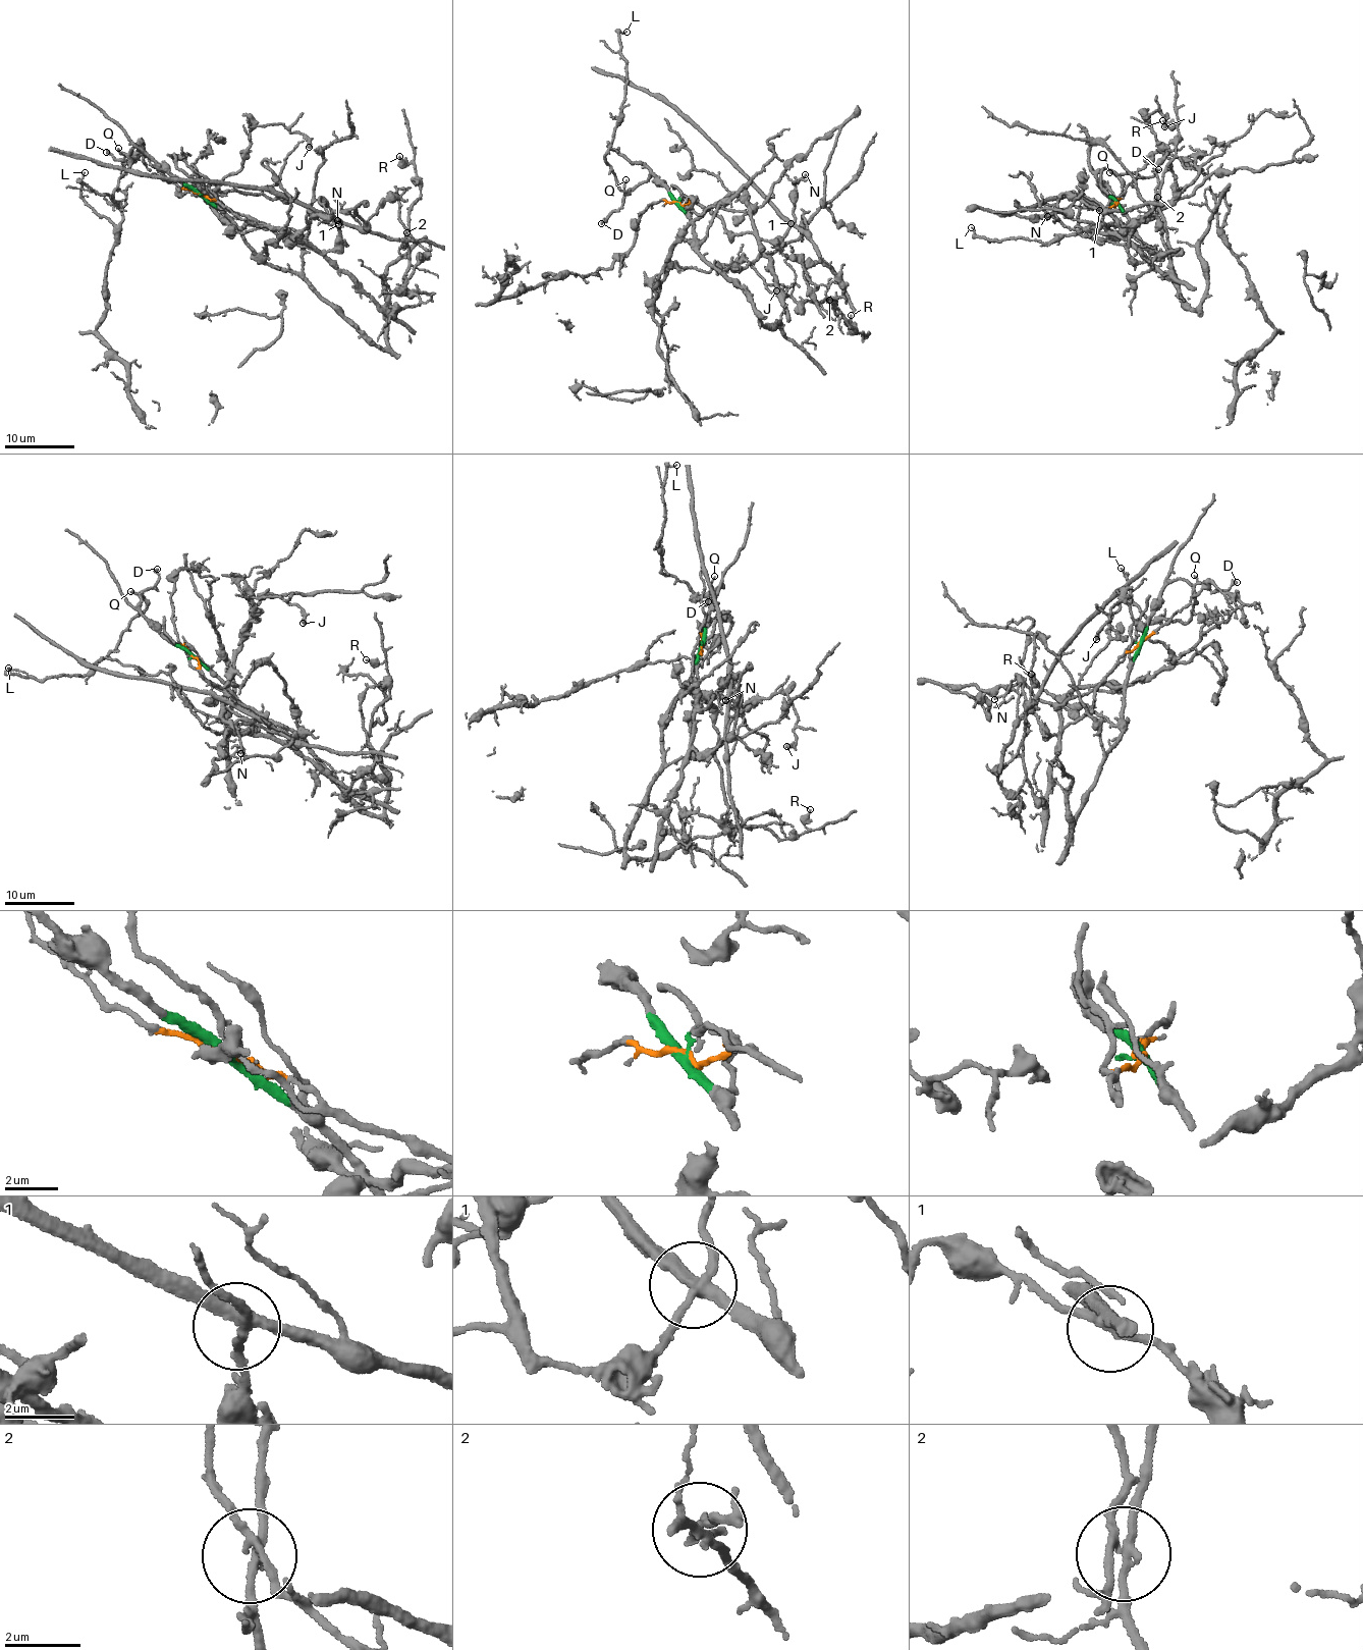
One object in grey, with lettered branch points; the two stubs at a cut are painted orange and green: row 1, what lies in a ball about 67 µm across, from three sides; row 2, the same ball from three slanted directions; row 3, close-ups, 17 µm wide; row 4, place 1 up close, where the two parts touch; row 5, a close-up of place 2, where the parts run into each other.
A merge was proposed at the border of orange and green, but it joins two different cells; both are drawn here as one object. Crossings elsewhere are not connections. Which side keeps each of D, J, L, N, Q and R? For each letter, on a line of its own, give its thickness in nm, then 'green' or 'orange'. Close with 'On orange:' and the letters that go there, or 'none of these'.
D: 240 nm thick; green
J: 360 nm thick; orange
L: 90 nm thick; green
N: 130 nm thick; orange
Q: 120 nm thick; green
R: 160 nm thick; orange
On orange: J, N, R

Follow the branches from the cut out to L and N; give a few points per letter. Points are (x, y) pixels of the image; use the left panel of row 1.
L: (200, 194), (134, 147), (129, 169), (120, 177), (111, 201), (118, 207), (112, 198), (84, 184), (84, 172)
N: (200, 194), (254, 217), (287, 241), (321, 250), (332, 248), (339, 220), (320, 198), (338, 221)

